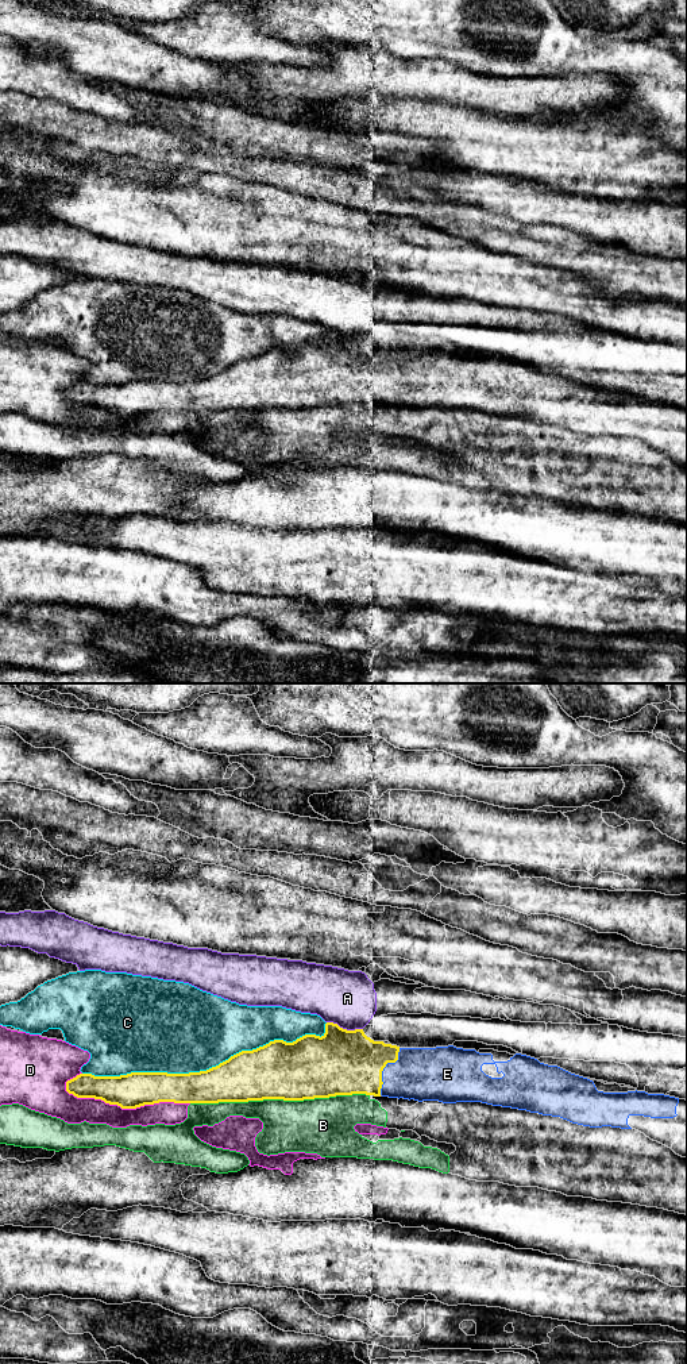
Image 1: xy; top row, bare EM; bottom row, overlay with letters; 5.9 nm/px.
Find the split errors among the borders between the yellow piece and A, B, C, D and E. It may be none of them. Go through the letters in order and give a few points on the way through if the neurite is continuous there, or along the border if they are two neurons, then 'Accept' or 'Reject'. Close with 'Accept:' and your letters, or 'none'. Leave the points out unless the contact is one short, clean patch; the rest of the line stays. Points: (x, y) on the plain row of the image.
A: Boundary: xy (327, 330), (336, 331), (347, 338), (362, 338). Reject
B: Reject
C: Reject
D: Reject
E: Accept
Accept: E

